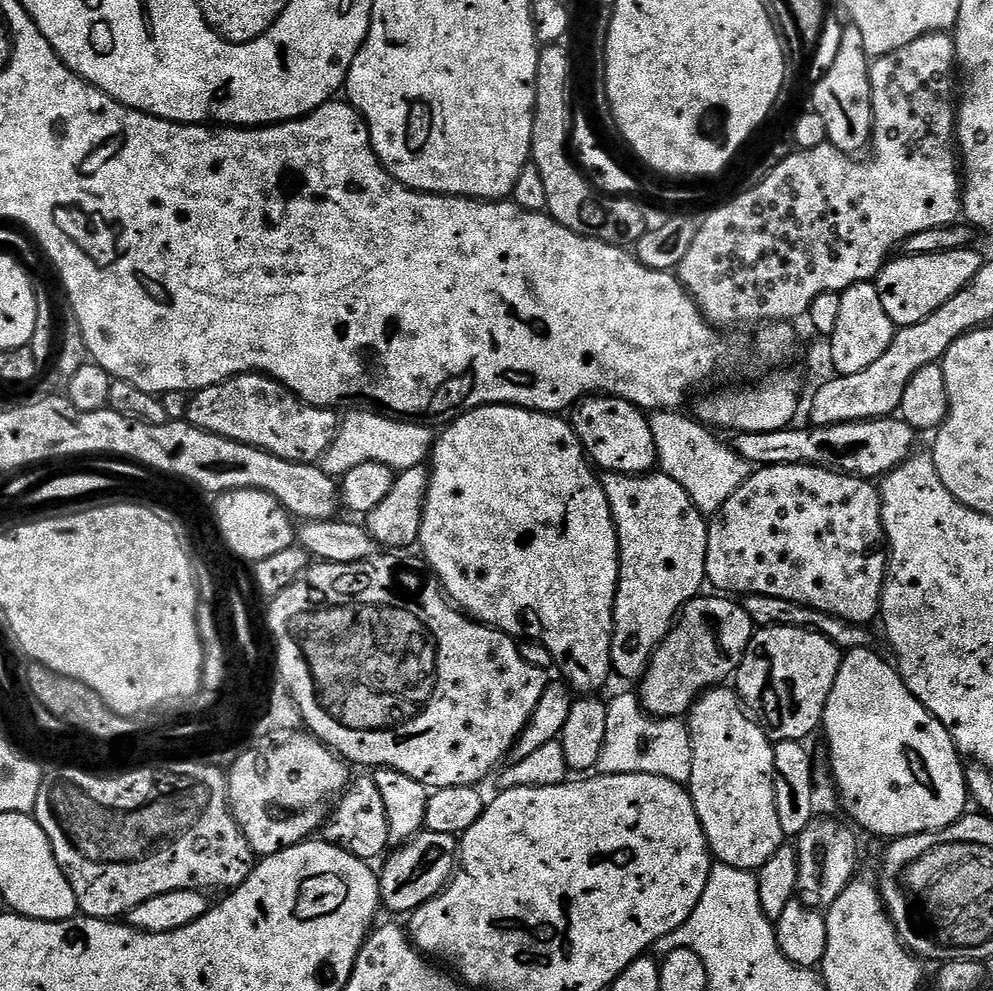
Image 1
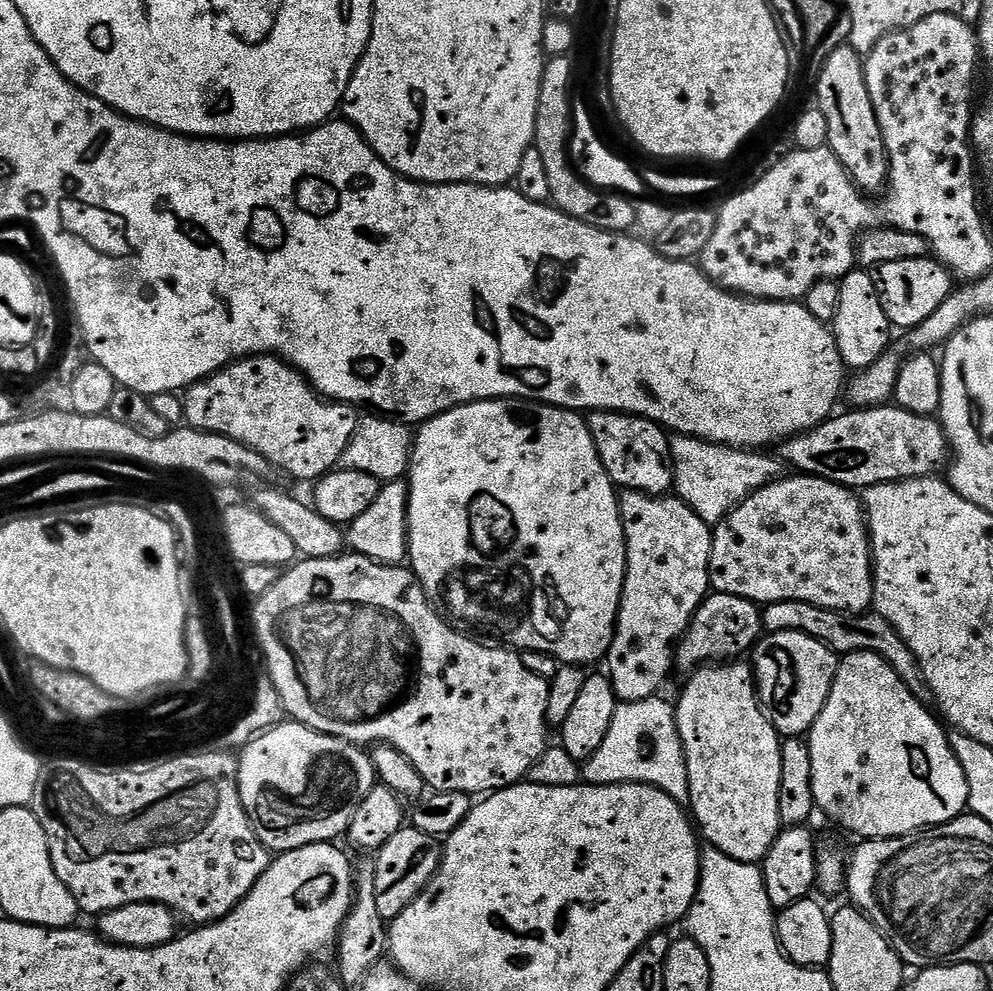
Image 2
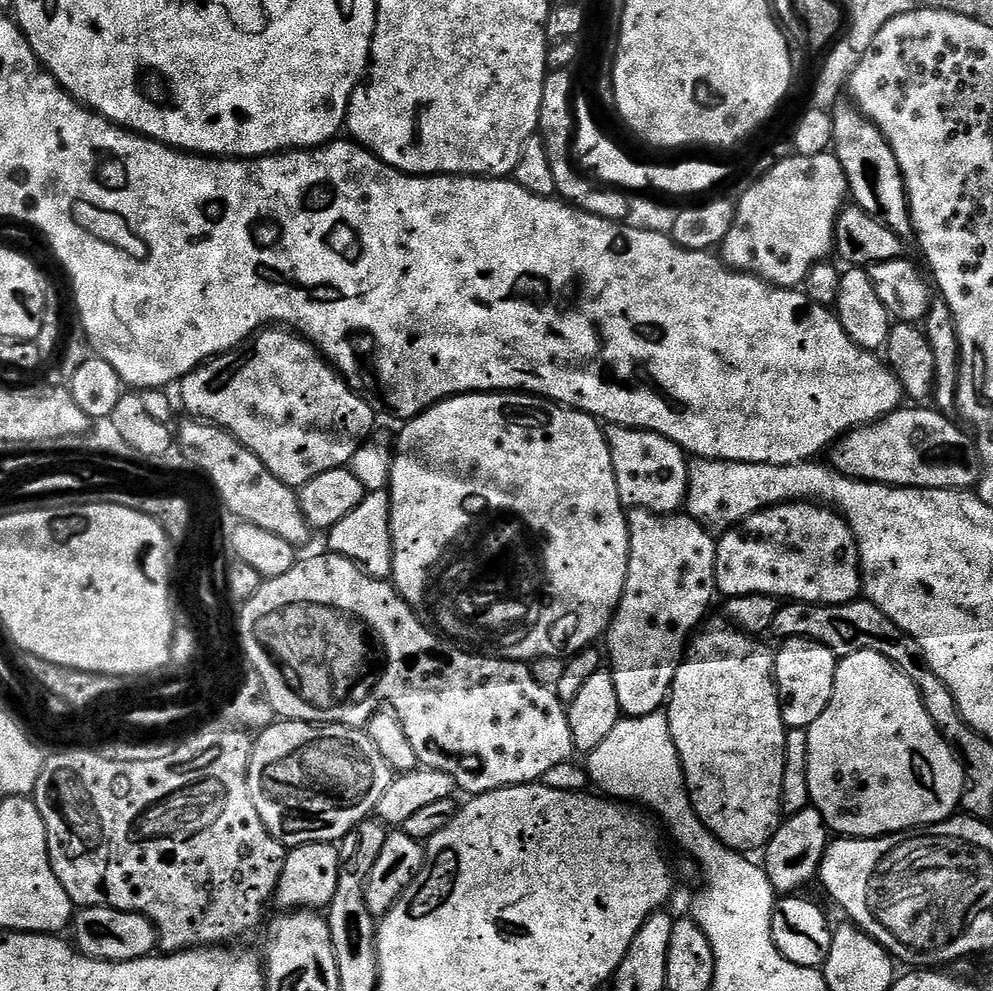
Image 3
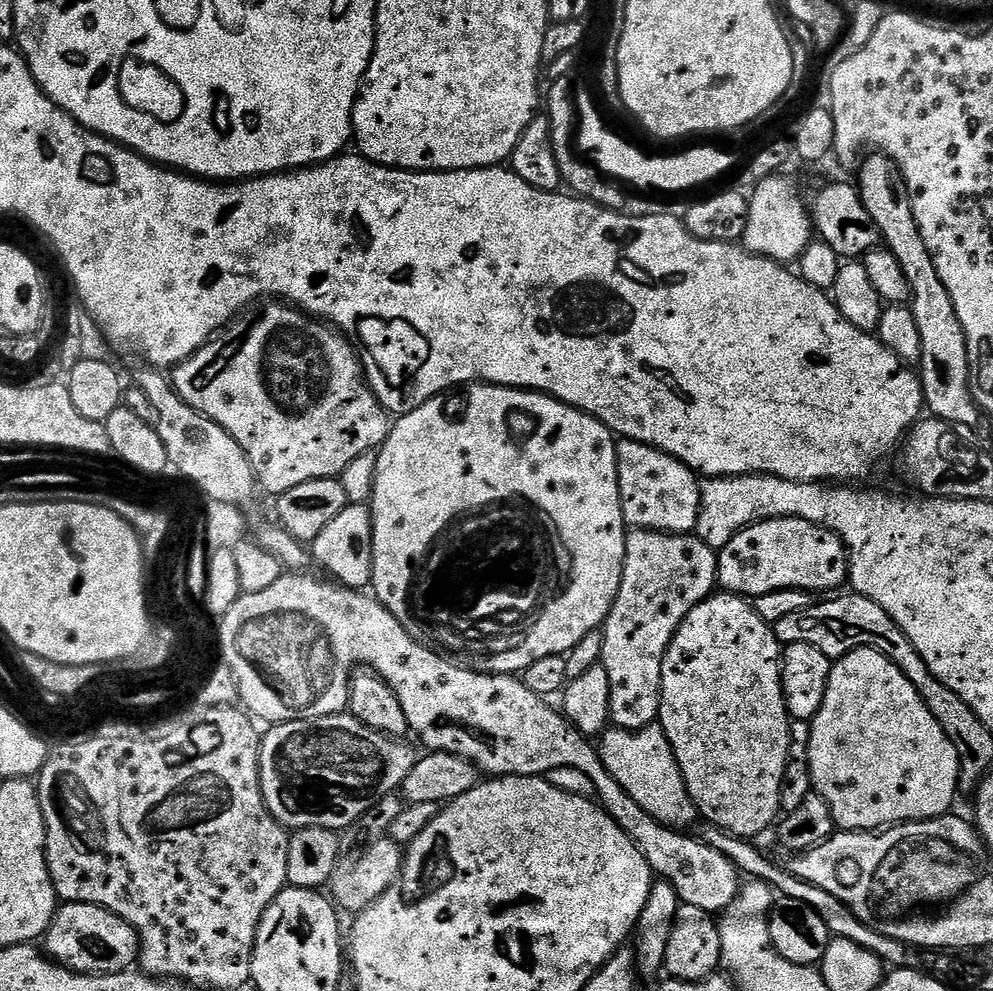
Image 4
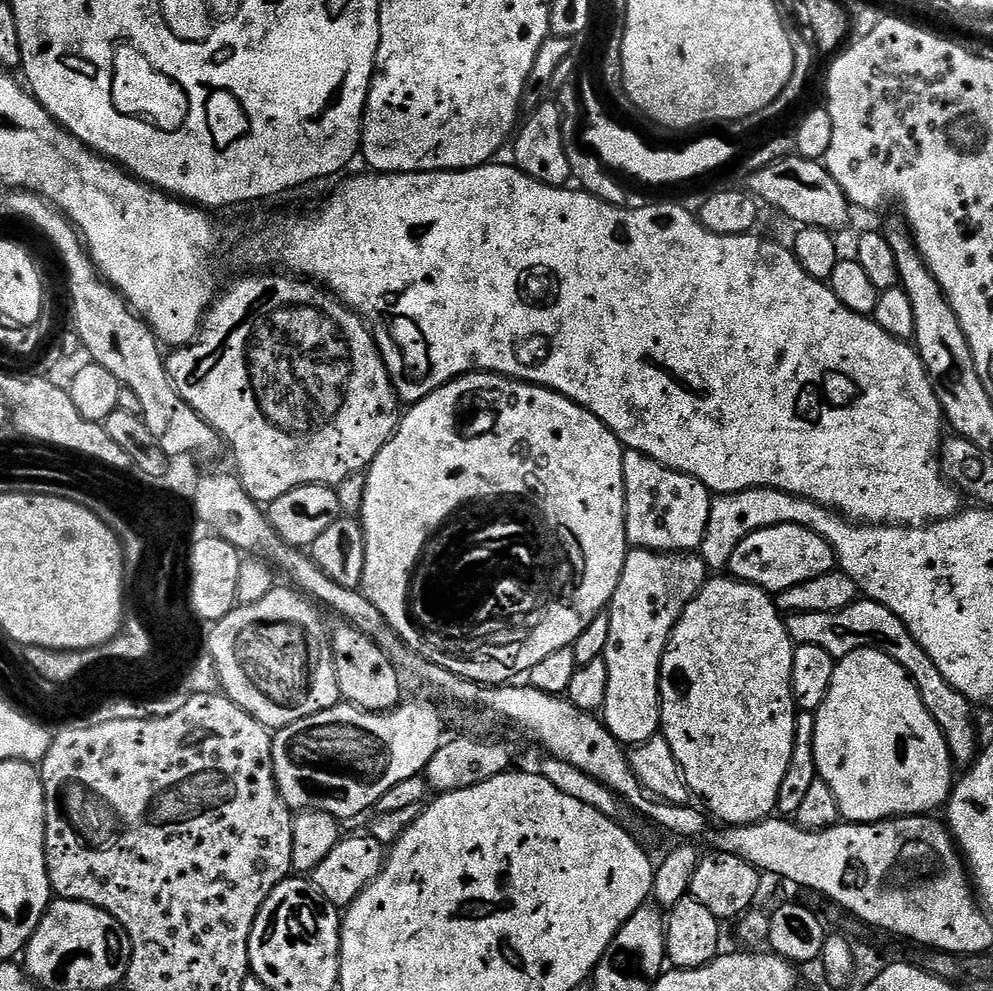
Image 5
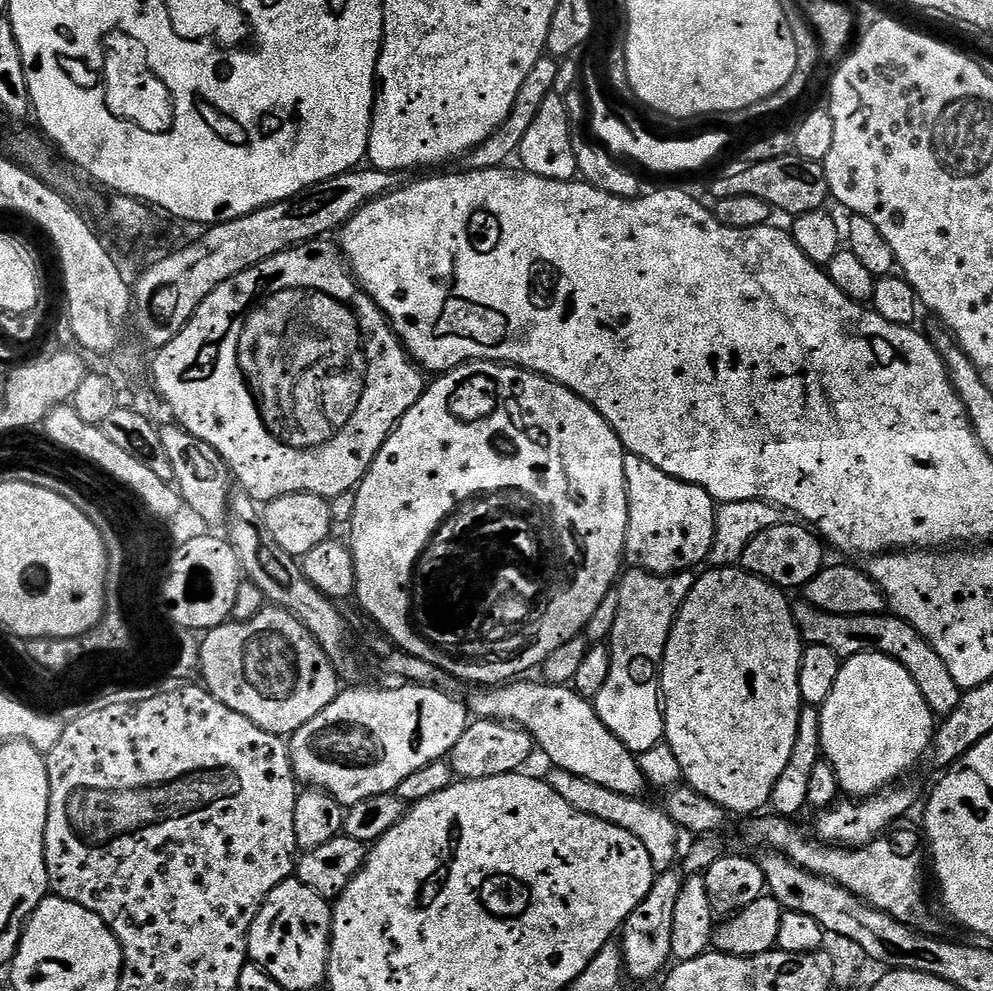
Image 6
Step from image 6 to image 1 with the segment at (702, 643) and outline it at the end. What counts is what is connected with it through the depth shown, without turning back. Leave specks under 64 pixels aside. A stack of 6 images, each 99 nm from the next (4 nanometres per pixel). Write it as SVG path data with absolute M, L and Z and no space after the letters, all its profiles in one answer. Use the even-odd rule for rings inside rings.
M717 686L710 688L707 692L703 693L687 713L686 723L688 726L688 733L692 739L692 773L688 779L687 787L692 793L692 801L696 807L698 818L704 827L709 849L713 857L715 857L719 863L725 864L726 866L734 866L738 870L746 870L747 872L755 873L763 864L770 862L770 858L782 847L786 840L782 826L778 826L778 810L776 809L776 803L774 802L776 771L774 770L773 741L769 740L767 734L760 729L759 724L745 712L743 704L740 703L740 697L728 686Z

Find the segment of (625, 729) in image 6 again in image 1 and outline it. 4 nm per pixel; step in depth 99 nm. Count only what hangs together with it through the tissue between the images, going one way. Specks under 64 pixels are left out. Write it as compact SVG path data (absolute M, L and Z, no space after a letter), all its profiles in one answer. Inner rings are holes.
M610 472L603 477L602 483L604 493L608 499L608 505L612 511L612 521L616 524L616 537L618 538L618 546L620 547L620 581L616 587L616 605L614 606L614 626L616 627L616 631L612 633L612 670L617 677L620 675L624 680L639 682L644 679L652 656L657 648L659 648L660 643L672 631L682 609L692 600L696 599L697 596L701 595L703 588L700 587L705 587L706 554L708 553L708 530L710 524L706 519L705 513L698 511L694 506L694 502L690 502L686 490L682 490L682 486L678 486L678 482L674 482L674 478L670 478L669 476L663 474L619 476L617 472Z

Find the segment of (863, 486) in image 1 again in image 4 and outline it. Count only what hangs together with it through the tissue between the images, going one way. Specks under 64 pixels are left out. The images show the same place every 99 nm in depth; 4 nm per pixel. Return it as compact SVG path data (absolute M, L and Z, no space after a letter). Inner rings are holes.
M774 518L763 520L743 528L726 546L719 549L718 563L716 565L716 578L719 587L726 592L732 592L736 596L755 598L762 594L770 594L774 590L790 590L798 588L802 592L815 594L832 594L849 583L848 578L848 550L844 543L830 530L826 530L823 524L806 522L802 518Z

